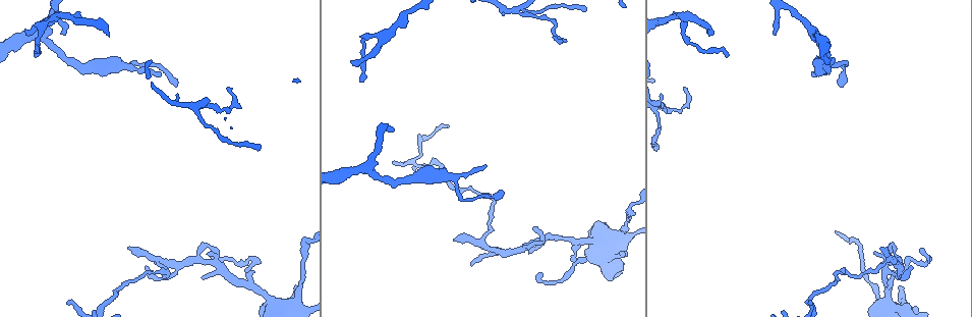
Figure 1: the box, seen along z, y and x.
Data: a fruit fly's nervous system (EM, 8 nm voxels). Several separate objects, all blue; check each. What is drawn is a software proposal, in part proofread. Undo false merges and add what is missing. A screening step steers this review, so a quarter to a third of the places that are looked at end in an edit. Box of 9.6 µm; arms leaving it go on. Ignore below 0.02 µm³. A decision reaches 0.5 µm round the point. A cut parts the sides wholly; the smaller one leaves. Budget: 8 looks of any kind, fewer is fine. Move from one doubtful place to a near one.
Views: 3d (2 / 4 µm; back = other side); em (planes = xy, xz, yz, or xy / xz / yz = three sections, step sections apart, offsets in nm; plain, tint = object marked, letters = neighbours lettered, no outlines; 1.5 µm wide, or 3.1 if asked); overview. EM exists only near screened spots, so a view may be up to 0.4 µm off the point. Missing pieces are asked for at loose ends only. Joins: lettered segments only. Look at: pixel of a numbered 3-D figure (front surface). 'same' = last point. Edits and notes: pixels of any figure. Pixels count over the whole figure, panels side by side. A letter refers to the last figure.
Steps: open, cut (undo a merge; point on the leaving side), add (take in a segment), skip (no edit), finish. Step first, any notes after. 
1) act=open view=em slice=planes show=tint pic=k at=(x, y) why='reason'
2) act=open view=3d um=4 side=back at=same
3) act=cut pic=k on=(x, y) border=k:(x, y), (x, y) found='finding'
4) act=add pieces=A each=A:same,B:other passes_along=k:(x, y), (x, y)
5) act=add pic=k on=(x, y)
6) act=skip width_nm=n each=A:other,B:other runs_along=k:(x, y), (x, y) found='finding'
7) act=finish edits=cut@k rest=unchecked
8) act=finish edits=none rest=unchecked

act=open view=3d um=4 pic=1 at=(454, 239) why='an open end'

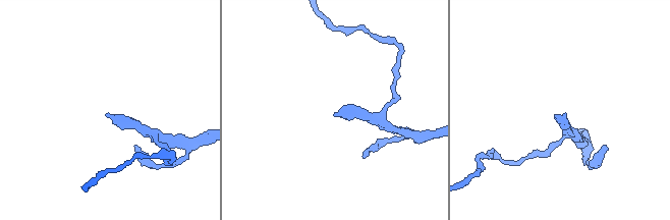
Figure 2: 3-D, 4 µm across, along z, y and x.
act=open view=em slice=planes show=letters pic=2 at=(335, 114) why='now the EM'

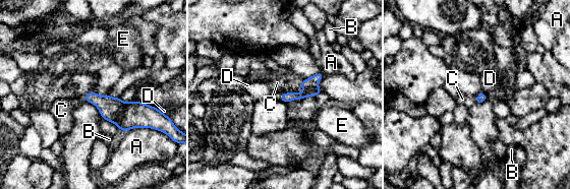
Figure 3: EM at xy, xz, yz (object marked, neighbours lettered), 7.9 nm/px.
act=add pieces=C each=A:other,B:other,C:same,D:other,E:other passes_along=3:(112, 109), (84, 98), (61, 110) found='the cell continues'

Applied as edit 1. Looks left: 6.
act=open view=overview

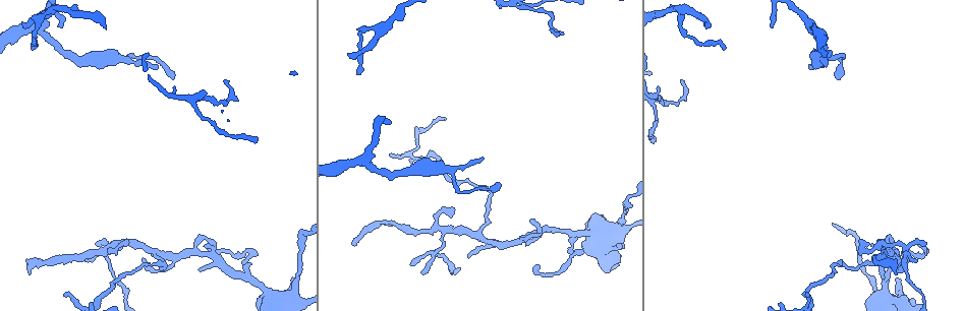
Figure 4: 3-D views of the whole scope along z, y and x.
act=open view=em slice=planes show=letters pic=4 at=(614, 226) why='three arms meet'

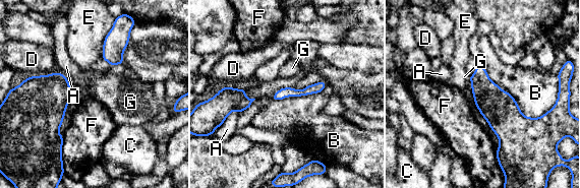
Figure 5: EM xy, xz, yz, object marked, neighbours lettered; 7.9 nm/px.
act=skip each=A:other,B:other,C:other,D:other,E:other,F:other,G:other found='continuous, no second cell'

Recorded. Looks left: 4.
act=open view=em slice=planes show=tint pic=4 at=(65, 295)

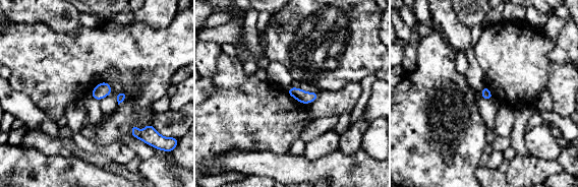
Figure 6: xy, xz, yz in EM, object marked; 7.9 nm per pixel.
act=open view=em slice=planes show=letters at=same why='what lies round it'

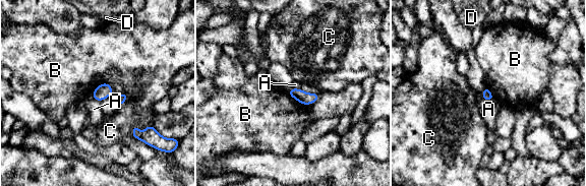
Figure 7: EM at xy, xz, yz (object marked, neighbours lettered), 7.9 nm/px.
act=skip width_nm=80 each=A:other,B:other,C:other,D:other border=7:(287, 92), (302, 104), (319, 95) found='none of them fits'

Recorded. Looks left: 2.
act=open view=em slice=planes show=plain pic=4 at=(810, 66) why='branch stops here'

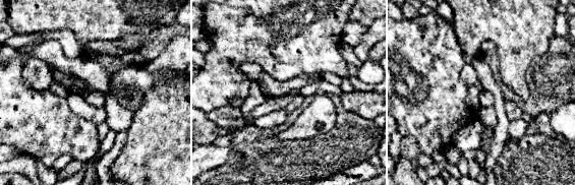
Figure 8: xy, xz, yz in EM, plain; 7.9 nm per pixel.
act=open view=em slice=planes show=letters at=same

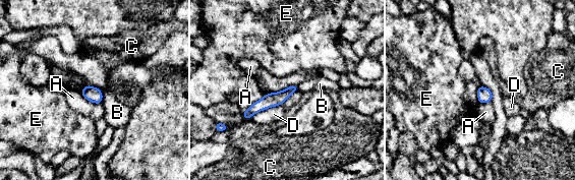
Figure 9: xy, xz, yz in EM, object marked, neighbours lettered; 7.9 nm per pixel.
act=skip width_nm=110 each=A:other,B:other,C:other,D:other,E:other runs_along=9:(294, 87), (245, 115) found='no lettered segment goes on from it'

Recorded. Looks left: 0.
act=finish edits=add@3 rest=unchecked

